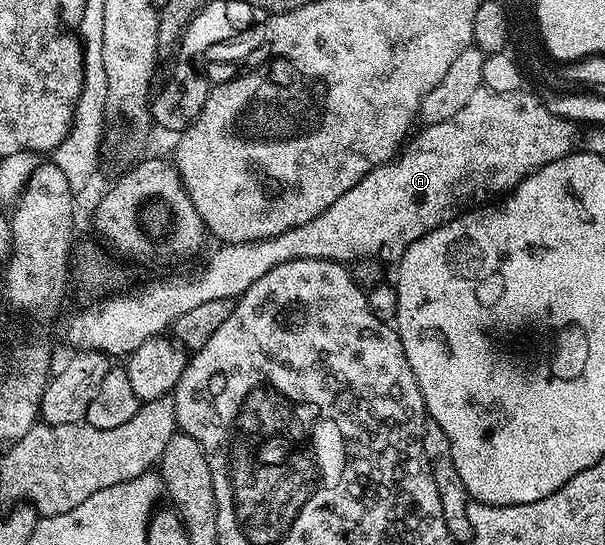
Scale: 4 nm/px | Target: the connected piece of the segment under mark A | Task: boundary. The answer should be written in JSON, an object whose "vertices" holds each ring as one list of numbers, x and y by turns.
{"vertices":[[483,86,470,94,466,106,462,106,458,114,446,118,446,122,429,124,422,130,420,133,417,131,401,147,395,158,366,174,366,178,346,190,346,194,342,194,342,198,338,198,334,206,318,214,318,218,310,218,310,222,296,226,294,230,286,230,286,234,278,234,274,238,241,244,221,243,220,249,205,262,204,269,197,276,158,280,146,285,141,292,128,292,125,296,108,294,100,298,97,304,88,304,85,308,78,309,64,328,69,346,72,350,104,352,109,358,127,358,134,350,138,350,138,346,142,346,142,342,167,333,174,321,182,318,182,314,202,306,202,302,215,302,218,298,235,301,246,290,250,290,250,286,254,286,258,278,262,278,262,274,270,274,270,270,274,270,274,266,282,266,282,262,306,258,341,262,359,261,361,258,399,261,404,251,418,242,418,238,430,234,430,230,458,218,464,212,481,207,489,198,503,197,531,172,537,172,539,168,558,158,569,156,578,144,577,125,552,114,545,101,541,98,539,100,534,93,527,90,495,92]]}

